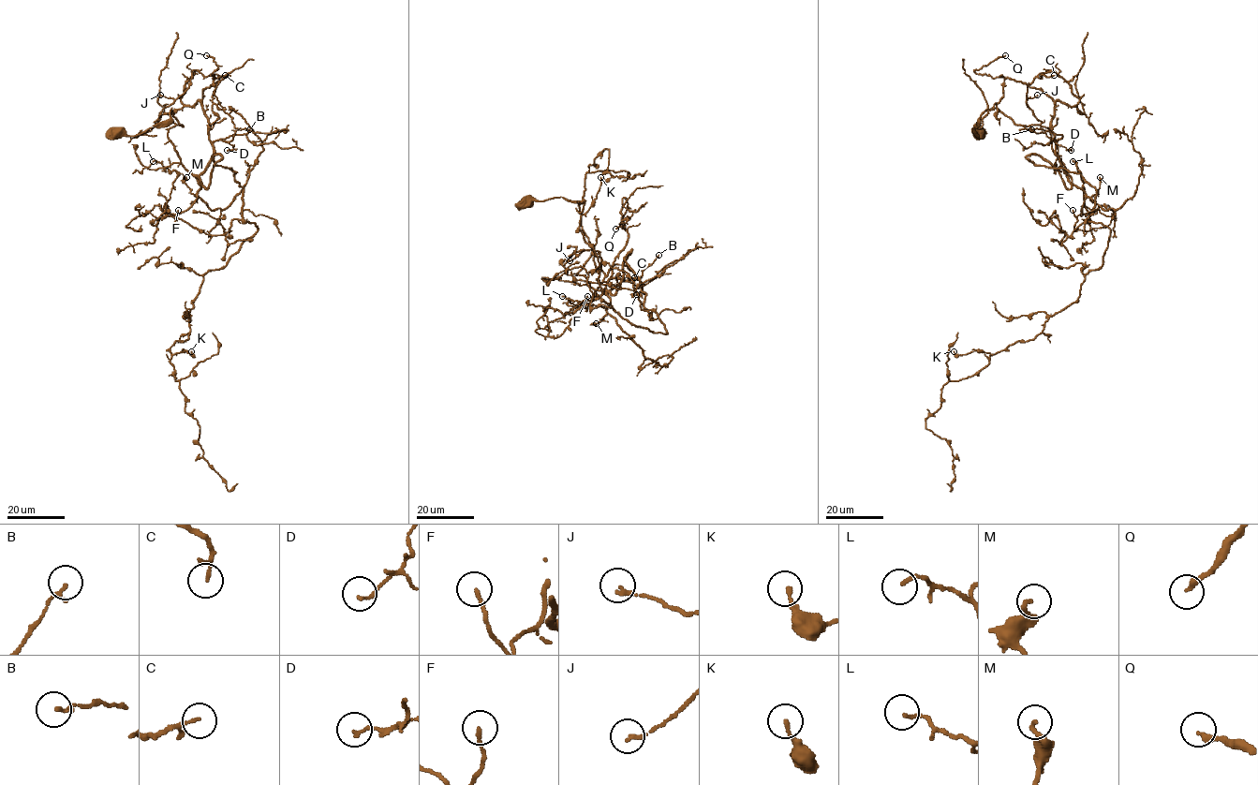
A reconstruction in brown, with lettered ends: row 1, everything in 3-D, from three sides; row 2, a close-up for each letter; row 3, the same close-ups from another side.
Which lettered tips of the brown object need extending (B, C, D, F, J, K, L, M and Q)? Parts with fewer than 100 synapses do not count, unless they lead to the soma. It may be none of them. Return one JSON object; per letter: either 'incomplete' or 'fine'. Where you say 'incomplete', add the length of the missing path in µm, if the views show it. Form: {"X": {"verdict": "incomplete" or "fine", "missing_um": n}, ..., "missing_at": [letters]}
{"B": {"verdict": "fine"}, "C": {"verdict": "fine"}, "D": {"verdict": "fine"}, "F": {"verdict": "fine"}, "J": {"verdict": "fine"}, "K": {"verdict": "fine"}, "L": {"verdict": "fine"}, "M": {"verdict": "fine"}, "Q": {"verdict": "fine"}, "missing_at": []}

